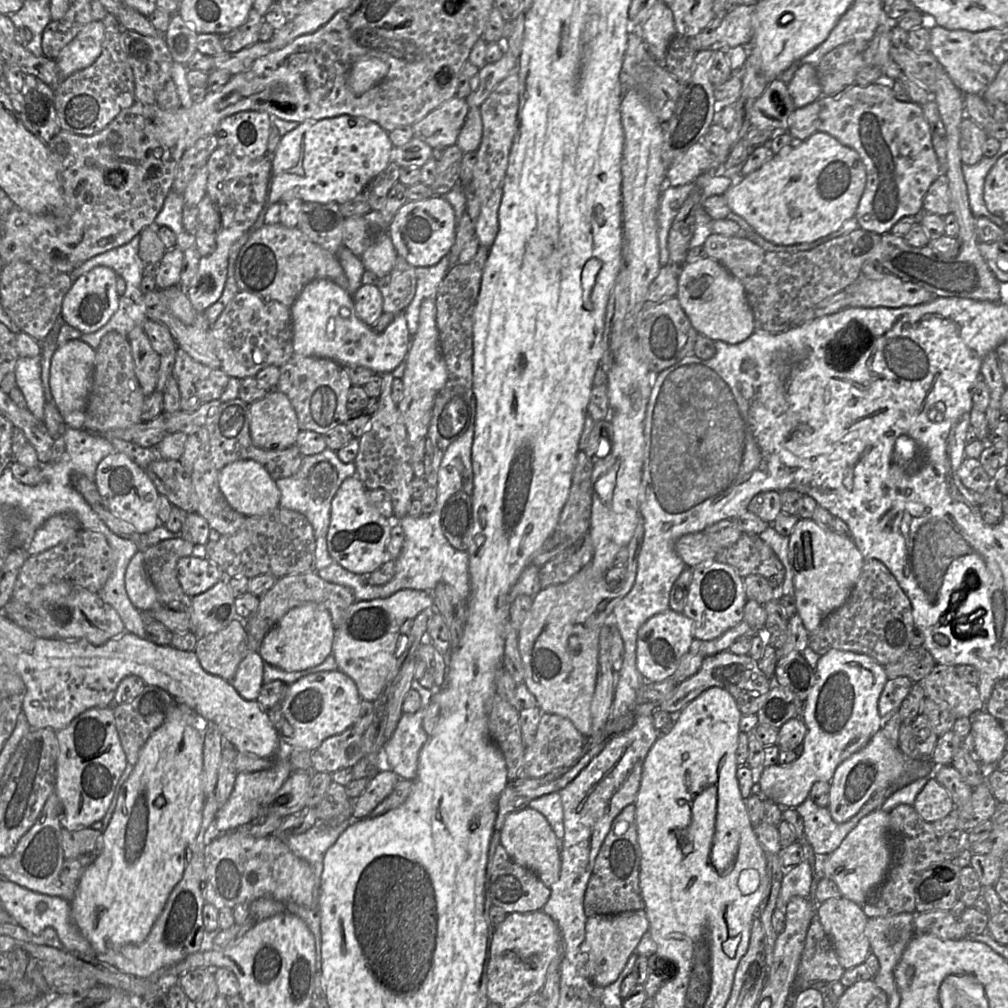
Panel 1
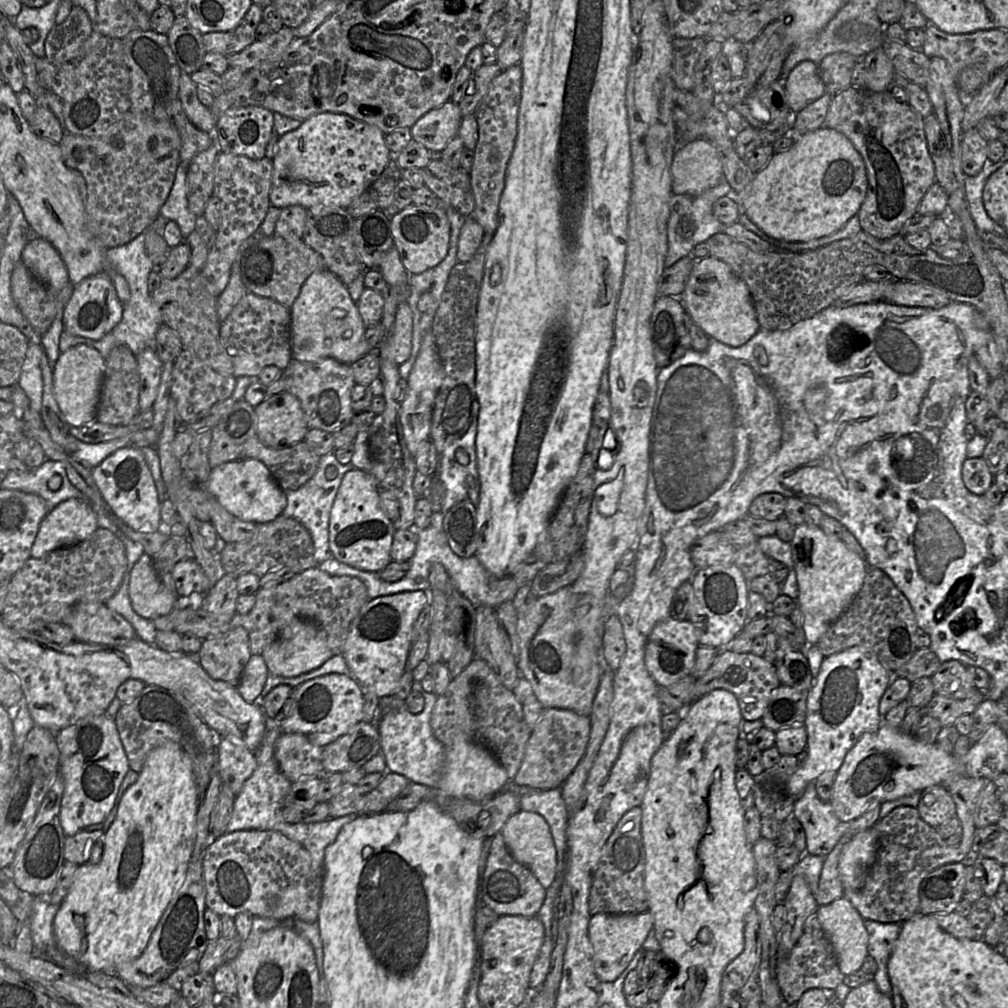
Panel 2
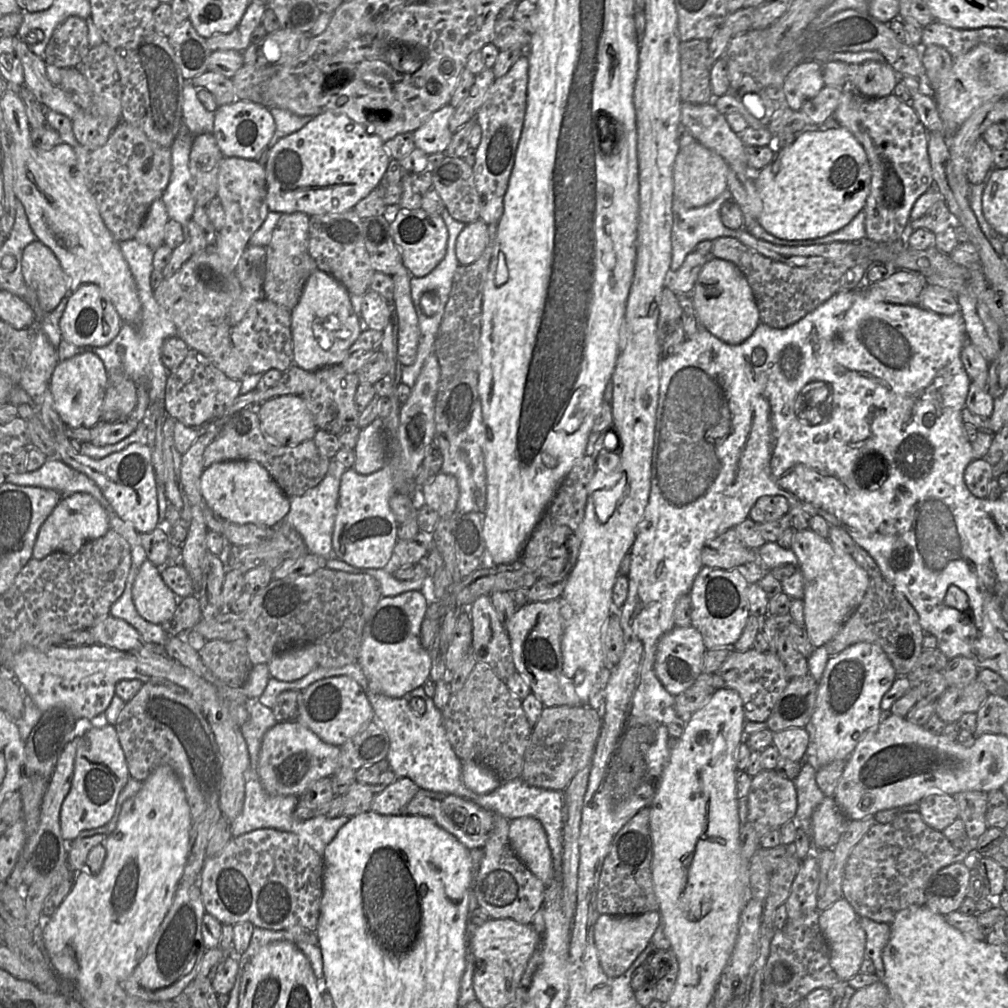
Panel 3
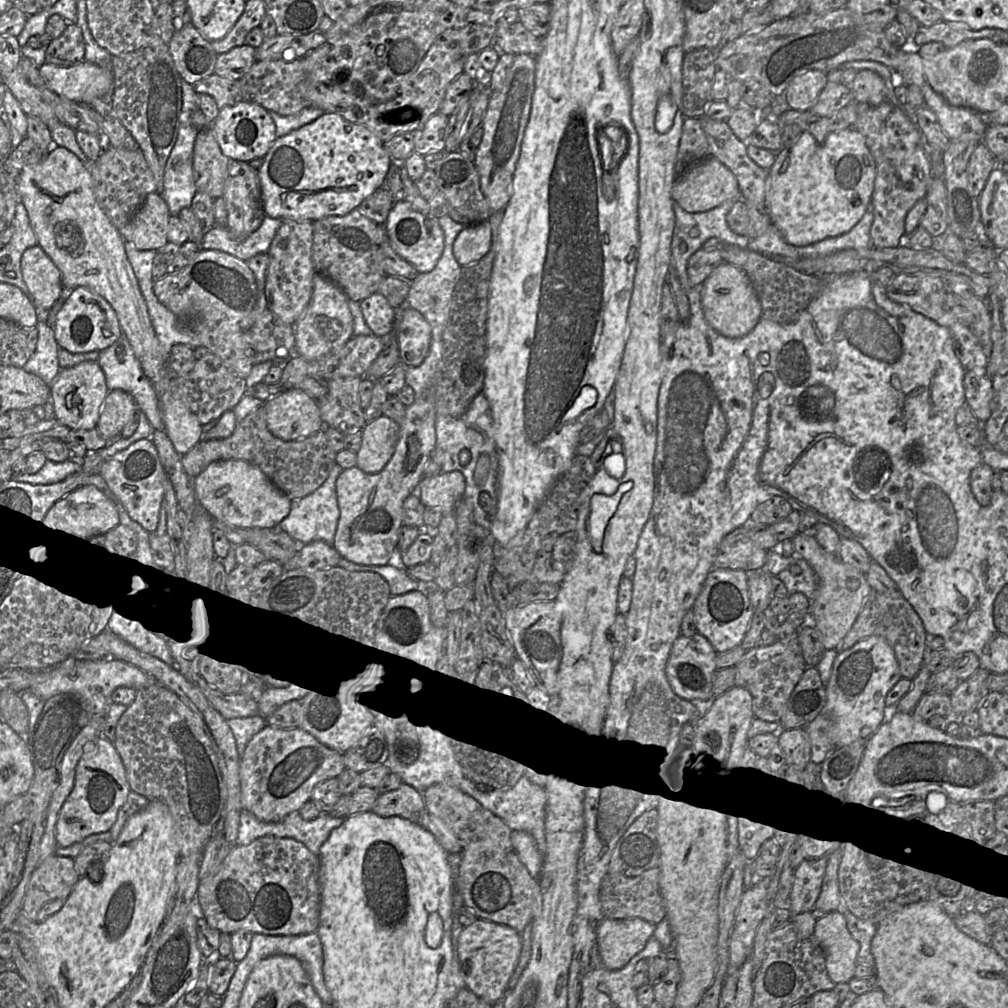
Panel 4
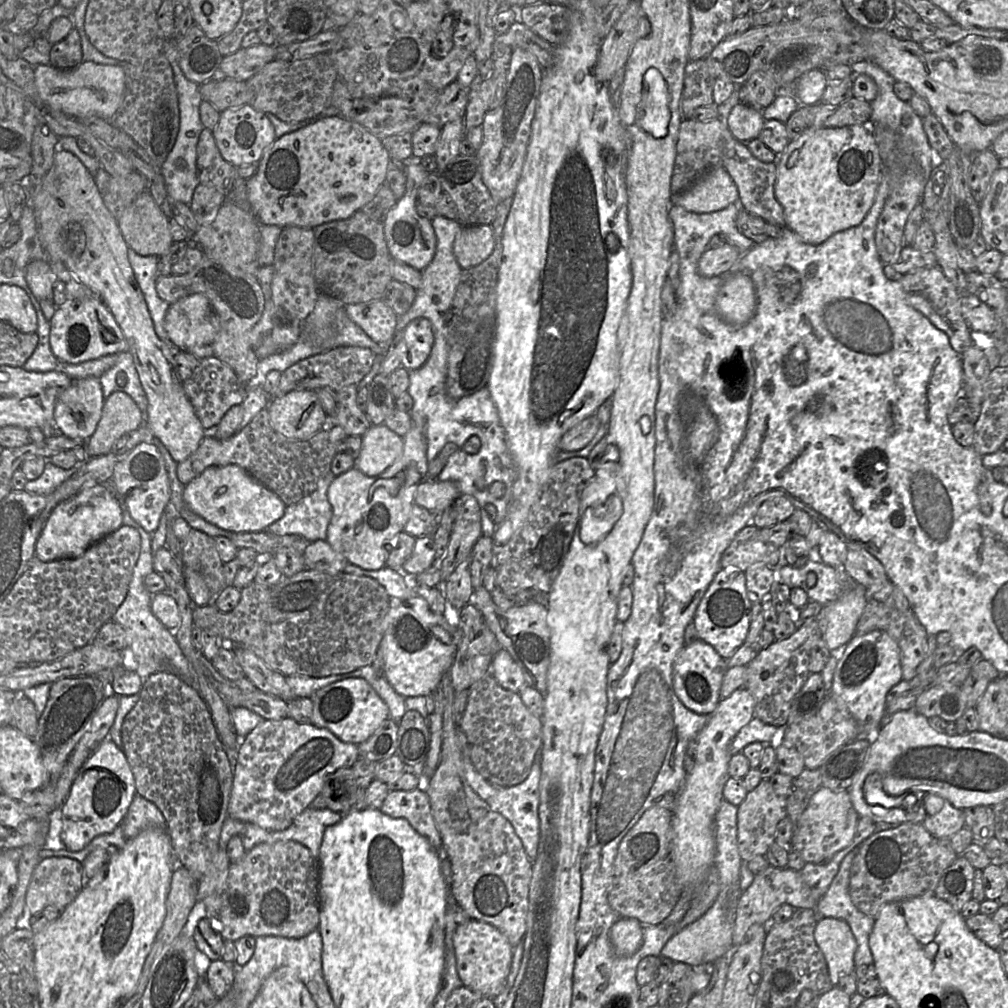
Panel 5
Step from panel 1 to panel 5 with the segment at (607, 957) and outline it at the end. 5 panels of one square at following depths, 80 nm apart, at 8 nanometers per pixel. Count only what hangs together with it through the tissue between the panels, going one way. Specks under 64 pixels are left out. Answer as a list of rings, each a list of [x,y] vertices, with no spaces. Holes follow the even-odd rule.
[[[620,918],[610,928],[609,938],[618,956],[632,956],[643,944],[642,925],[635,918]]]

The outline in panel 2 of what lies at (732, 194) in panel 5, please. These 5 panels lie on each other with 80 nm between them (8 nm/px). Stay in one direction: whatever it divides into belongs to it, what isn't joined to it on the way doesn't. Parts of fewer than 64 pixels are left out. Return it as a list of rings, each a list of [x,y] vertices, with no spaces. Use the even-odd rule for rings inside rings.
[[[697,139],[678,148],[670,167],[672,193],[698,196],[724,179],[721,160],[710,141]]]

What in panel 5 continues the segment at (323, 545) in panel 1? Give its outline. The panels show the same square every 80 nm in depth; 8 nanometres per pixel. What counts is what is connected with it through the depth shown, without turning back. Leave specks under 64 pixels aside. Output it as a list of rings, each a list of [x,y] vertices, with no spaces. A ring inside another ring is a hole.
[[[330,471],[311,494],[286,506],[282,518],[266,531],[276,535],[299,535],[309,542],[326,540],[332,518],[332,506],[327,494],[335,478]]]

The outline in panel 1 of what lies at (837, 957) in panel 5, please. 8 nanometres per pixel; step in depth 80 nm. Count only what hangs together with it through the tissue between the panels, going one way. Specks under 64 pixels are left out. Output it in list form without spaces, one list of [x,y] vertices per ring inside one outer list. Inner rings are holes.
[[[841,896],[818,904],[816,916],[845,970],[865,962],[870,943],[866,934],[868,917],[861,905]]]

